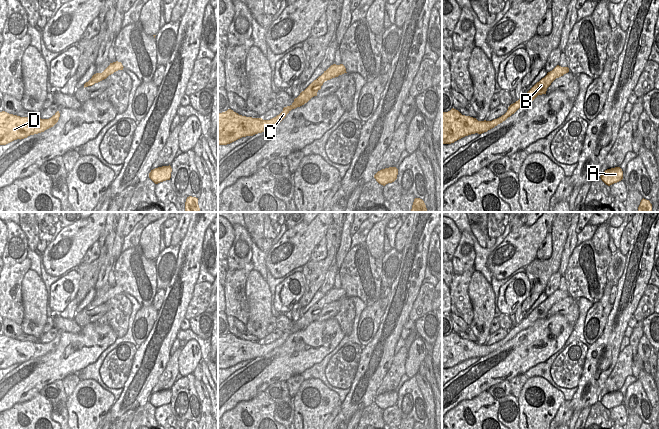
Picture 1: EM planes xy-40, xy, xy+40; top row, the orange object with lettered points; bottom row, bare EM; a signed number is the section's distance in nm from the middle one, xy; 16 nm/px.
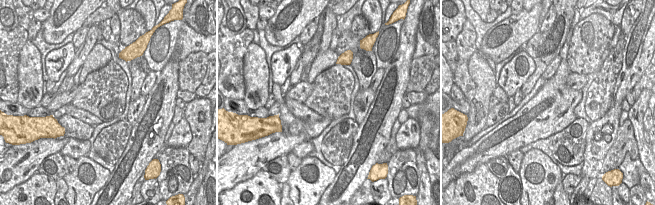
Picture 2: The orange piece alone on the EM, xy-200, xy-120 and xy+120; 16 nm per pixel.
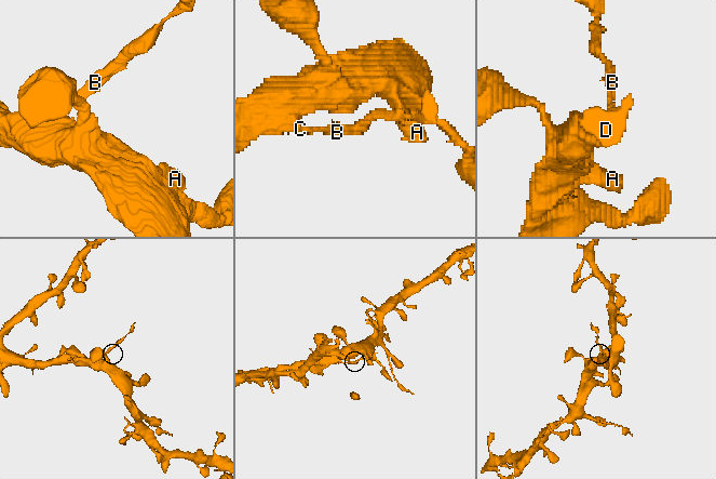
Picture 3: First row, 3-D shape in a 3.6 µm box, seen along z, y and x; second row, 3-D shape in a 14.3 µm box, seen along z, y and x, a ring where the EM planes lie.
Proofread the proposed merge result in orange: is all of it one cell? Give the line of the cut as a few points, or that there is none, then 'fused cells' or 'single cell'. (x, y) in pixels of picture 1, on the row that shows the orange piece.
cut in xy+40 along (512, 104), (517, 109); fused cells

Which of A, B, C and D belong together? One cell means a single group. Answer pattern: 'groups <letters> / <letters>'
groups A C D / B

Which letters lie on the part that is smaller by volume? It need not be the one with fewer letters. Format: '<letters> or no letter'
B

